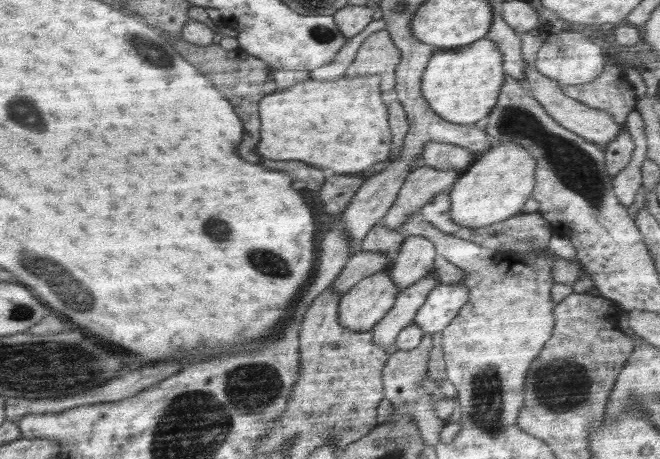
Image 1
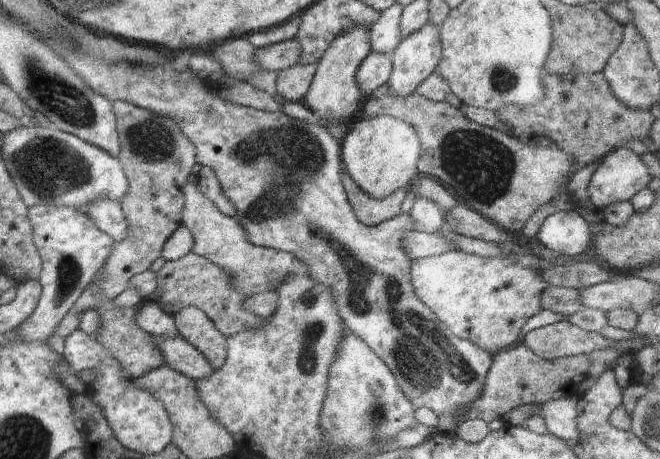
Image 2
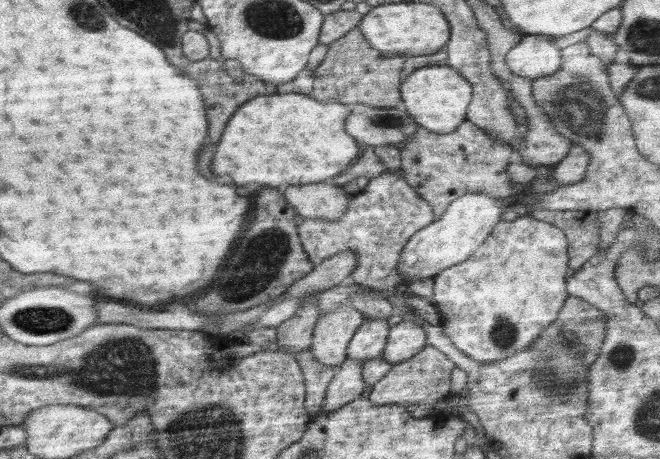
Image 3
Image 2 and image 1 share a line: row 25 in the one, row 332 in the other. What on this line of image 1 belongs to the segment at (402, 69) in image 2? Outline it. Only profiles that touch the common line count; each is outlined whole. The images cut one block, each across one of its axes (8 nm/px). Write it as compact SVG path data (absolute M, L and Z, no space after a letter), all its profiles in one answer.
M464 283L440 285L428 294L412 323L420 326L426 335L442 332L468 302L470 289Z

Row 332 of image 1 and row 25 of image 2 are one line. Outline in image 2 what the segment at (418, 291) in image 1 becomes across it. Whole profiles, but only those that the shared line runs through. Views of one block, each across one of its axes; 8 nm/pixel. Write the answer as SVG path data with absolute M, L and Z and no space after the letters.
M394 3L383 10L377 21L368 29L369 52L381 55L391 55L392 51L402 40L400 17L403 6Z

